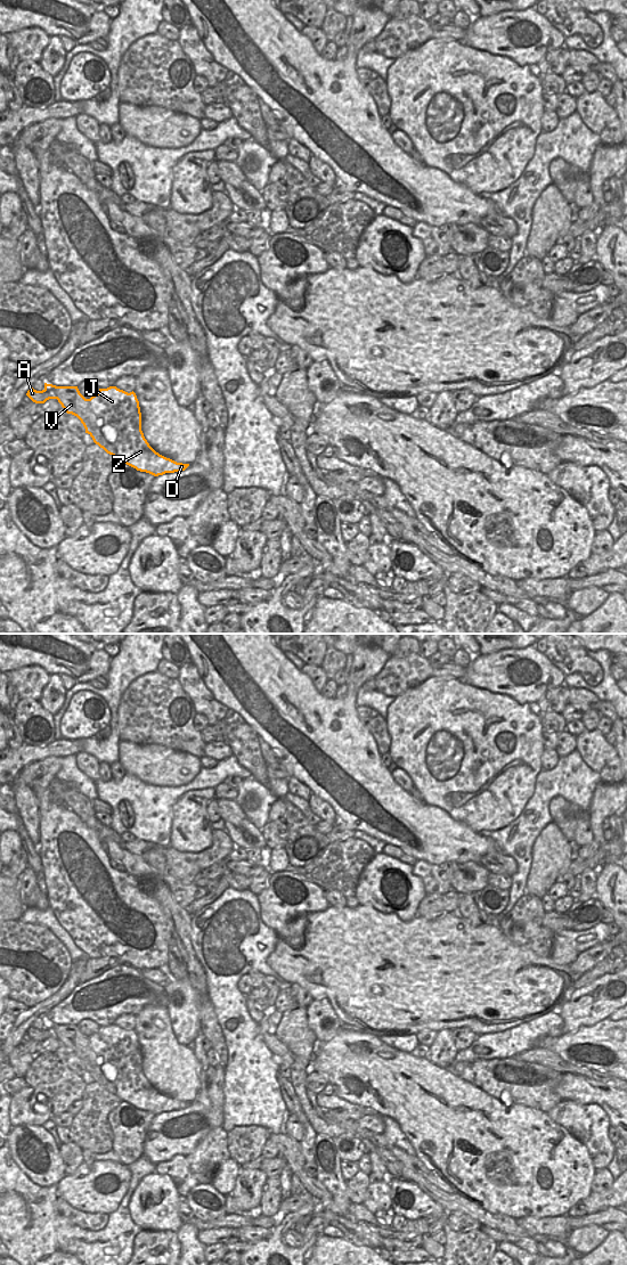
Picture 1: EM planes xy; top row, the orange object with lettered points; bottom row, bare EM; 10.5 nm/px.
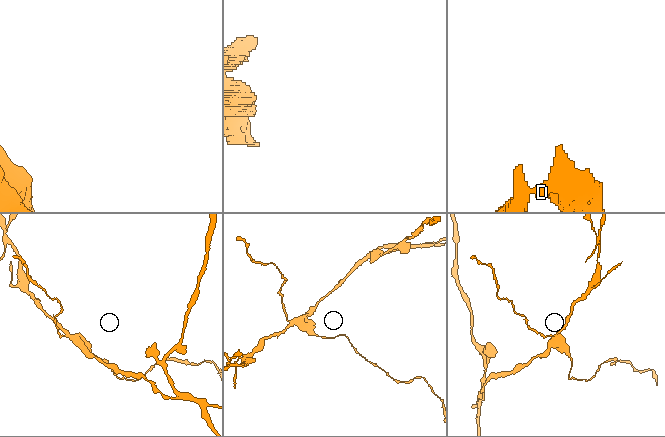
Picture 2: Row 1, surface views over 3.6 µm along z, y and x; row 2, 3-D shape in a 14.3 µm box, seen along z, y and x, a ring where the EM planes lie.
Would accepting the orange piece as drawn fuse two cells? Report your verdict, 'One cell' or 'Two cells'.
Two cells.

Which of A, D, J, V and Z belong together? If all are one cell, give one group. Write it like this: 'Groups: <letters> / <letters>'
Groups: A D J Z / V.

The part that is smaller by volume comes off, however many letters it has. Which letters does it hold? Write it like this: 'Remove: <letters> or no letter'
Remove: A, D, J, Z

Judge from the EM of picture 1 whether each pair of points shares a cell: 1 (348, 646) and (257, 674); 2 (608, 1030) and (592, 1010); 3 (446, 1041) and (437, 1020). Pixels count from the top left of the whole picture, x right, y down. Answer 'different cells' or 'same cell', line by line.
1: different cells
2: different cells
3: different cells

